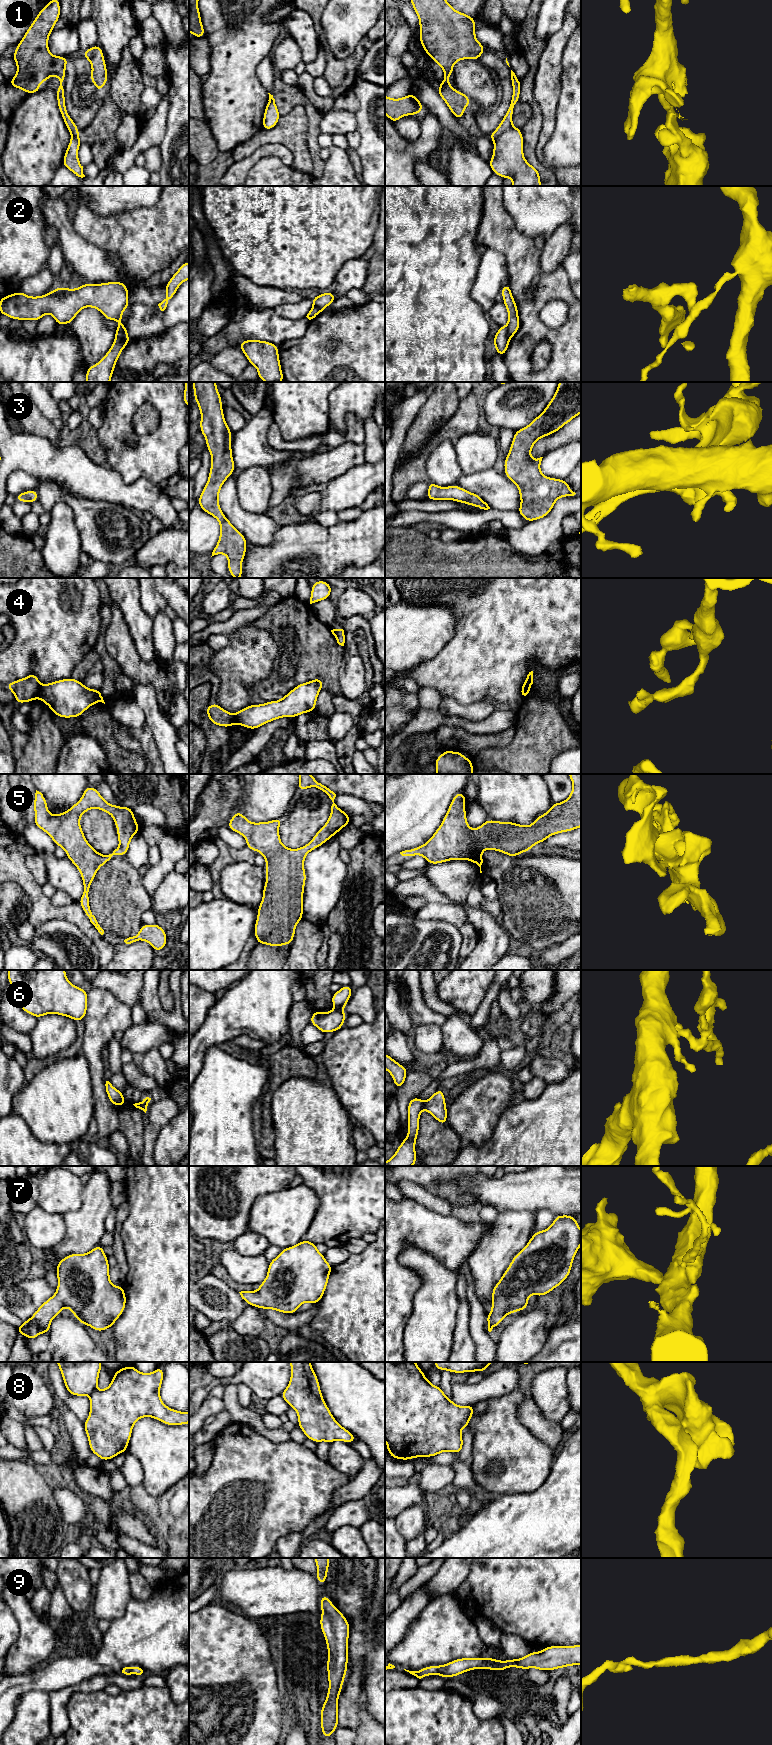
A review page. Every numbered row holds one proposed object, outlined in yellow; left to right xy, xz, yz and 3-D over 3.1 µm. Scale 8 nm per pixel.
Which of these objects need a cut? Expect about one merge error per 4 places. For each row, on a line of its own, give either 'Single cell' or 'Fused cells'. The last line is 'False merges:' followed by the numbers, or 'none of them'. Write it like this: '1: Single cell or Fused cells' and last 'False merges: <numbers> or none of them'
1: Fused cells
2: Fused cells
3: Single cell
4: Fused cells
5: Single cell
6: Fused cells
7: Single cell
8: Single cell
9: Single cell
False merges: 1, 2, 4, 6

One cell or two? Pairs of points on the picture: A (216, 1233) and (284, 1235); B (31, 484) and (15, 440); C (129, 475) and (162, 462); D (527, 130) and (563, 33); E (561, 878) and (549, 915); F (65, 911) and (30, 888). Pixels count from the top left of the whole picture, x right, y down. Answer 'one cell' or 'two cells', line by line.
A: two cells
B: two cells
C: one cell
D: two cells
E: one cell
F: one cell

